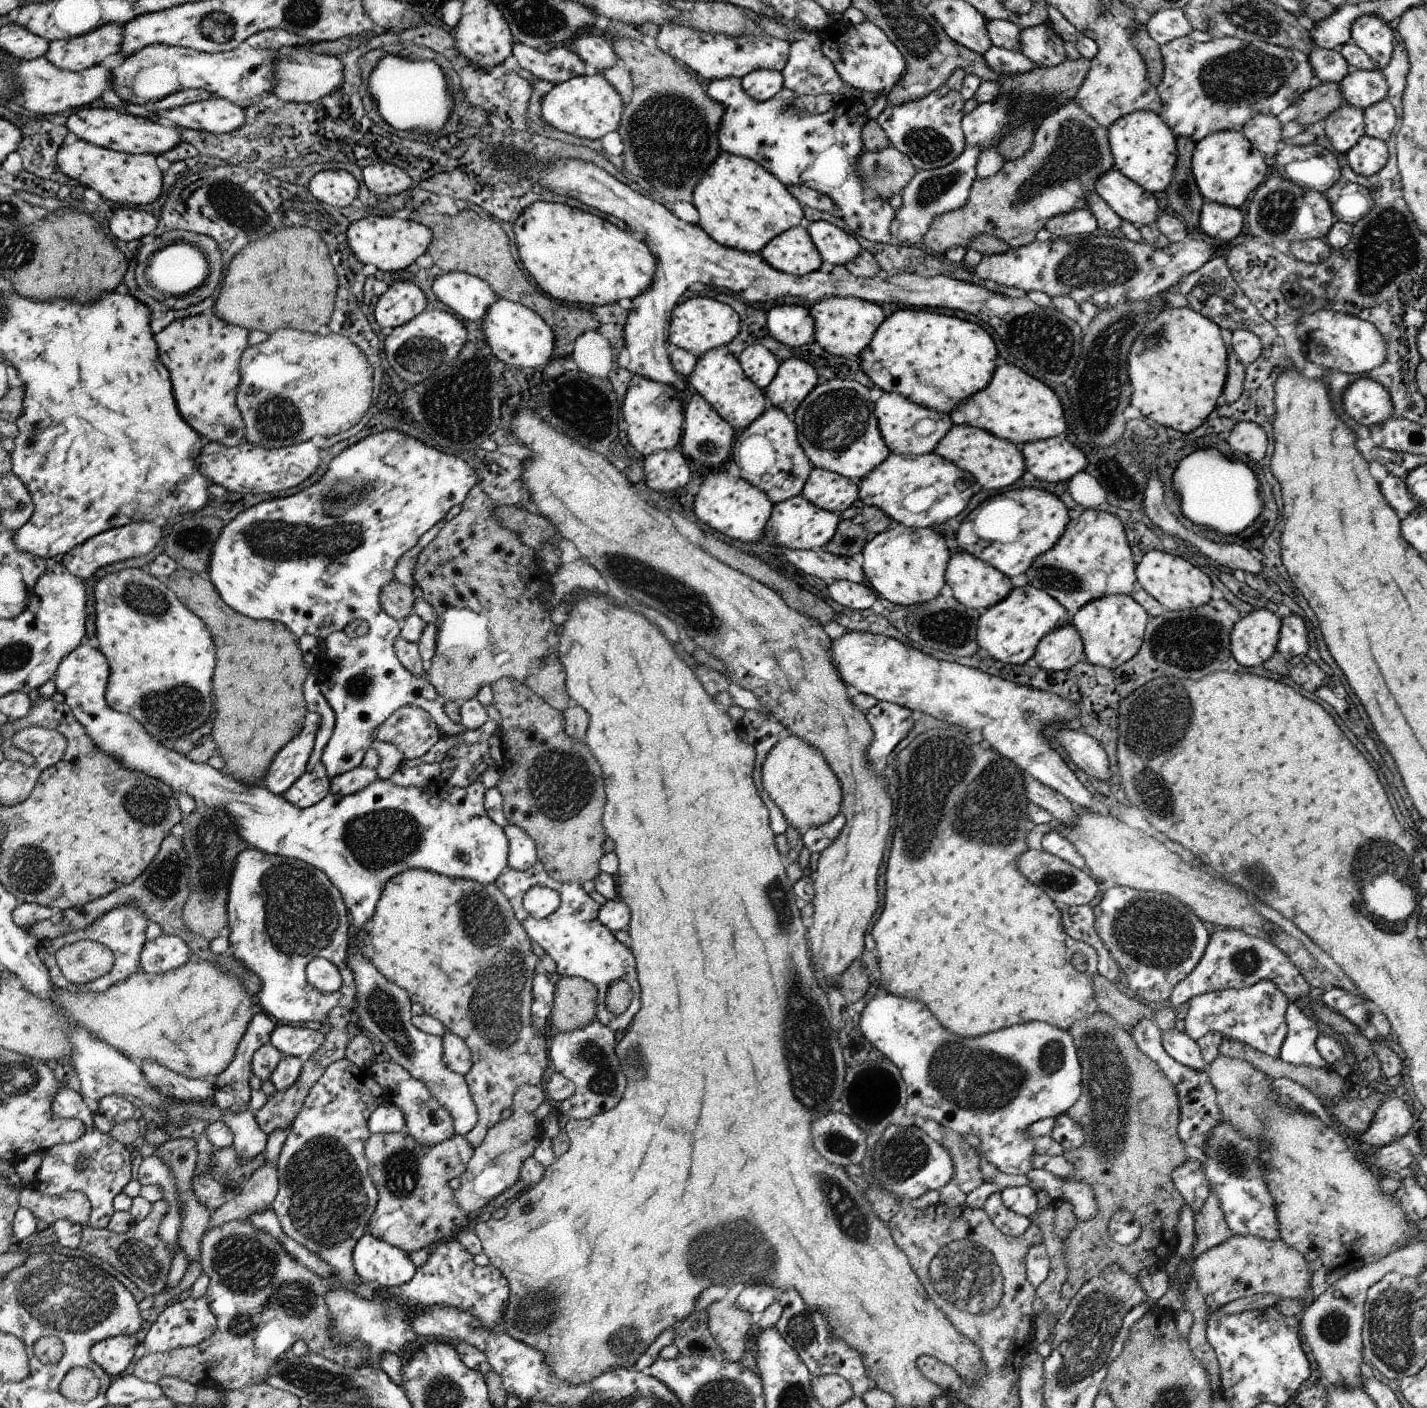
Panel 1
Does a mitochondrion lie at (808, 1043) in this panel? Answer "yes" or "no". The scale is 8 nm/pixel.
yes

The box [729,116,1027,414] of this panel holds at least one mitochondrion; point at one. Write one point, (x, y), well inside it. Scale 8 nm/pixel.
(929, 145)

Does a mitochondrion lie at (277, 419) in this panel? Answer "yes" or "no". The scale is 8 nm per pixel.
yes

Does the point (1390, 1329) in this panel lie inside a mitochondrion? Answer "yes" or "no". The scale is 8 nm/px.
yes

